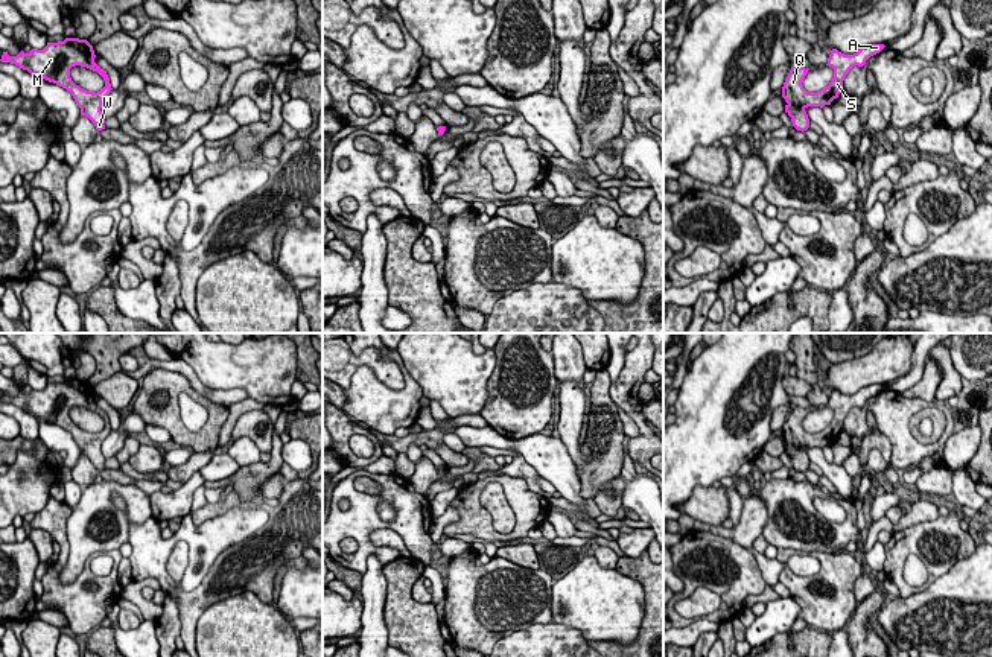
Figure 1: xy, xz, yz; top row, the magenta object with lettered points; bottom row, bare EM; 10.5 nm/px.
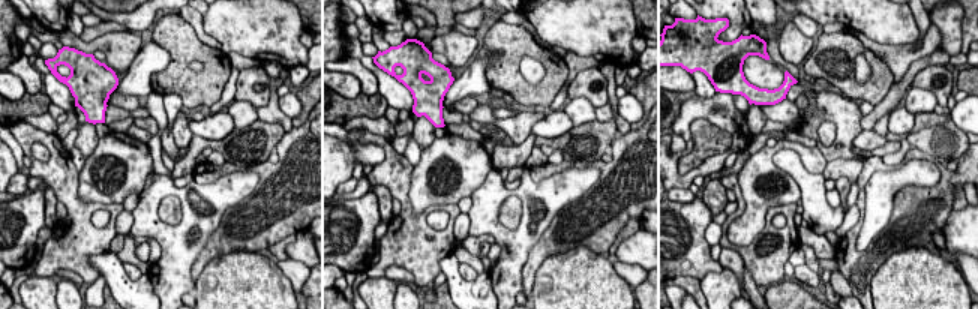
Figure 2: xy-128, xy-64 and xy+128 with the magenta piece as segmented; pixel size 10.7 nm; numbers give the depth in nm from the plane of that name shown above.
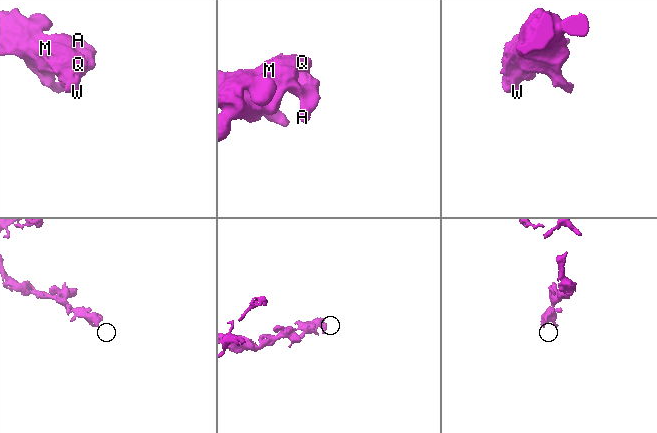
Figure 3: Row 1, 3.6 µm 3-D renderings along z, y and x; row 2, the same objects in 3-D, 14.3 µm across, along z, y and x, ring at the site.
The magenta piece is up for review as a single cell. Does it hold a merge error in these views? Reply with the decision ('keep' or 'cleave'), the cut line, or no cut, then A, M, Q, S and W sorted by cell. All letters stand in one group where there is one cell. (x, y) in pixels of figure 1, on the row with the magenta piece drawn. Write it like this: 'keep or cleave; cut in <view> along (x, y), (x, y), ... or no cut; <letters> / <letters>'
keep; no cut; A M Q S W

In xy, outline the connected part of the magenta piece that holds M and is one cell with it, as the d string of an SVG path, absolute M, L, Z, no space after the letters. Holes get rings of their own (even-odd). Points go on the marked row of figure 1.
M65 38L58 43L47 43L43 50L32 49L29 53L23 50L17 56L3 52L2 62L11 62L27 70L35 78L43 78L72 93L81 116L87 116L97 131L105 129L105 117L100 111L103 99L111 93L111 84L107 71L94 62L93 46L87 40ZM75 65L87 67L97 71L105 87L97 91L87 91L76 85L70 78L70 68Z

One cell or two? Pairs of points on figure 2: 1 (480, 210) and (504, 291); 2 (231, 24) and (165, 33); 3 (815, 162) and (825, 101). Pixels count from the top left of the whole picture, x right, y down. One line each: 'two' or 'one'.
1: one
2: two
3: two

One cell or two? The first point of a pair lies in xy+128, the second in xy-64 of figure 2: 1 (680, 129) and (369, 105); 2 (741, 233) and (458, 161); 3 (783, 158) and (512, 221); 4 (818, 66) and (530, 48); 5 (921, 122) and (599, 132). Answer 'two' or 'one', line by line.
1: two
2: one
3: two
4: one
5: one

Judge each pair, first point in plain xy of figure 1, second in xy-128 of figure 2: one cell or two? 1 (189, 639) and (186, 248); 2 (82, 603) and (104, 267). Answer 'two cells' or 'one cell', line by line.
1: two cells
2: two cells

